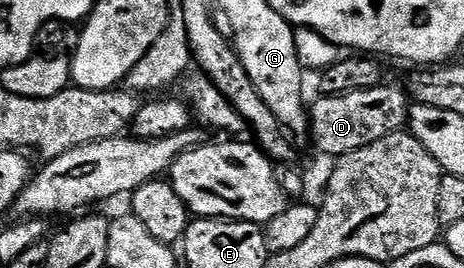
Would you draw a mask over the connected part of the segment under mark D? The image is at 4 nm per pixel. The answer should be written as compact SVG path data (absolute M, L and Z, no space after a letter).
M380 83L372 89L358 89L352 93L338 93L336 97L316 96L315 102L309 105L309 135L315 139L315 145L331 159L344 157L346 153L357 151L369 143L377 143L387 133L394 133L404 128L409 108L409 97L402 88L394 89L388 83Z

